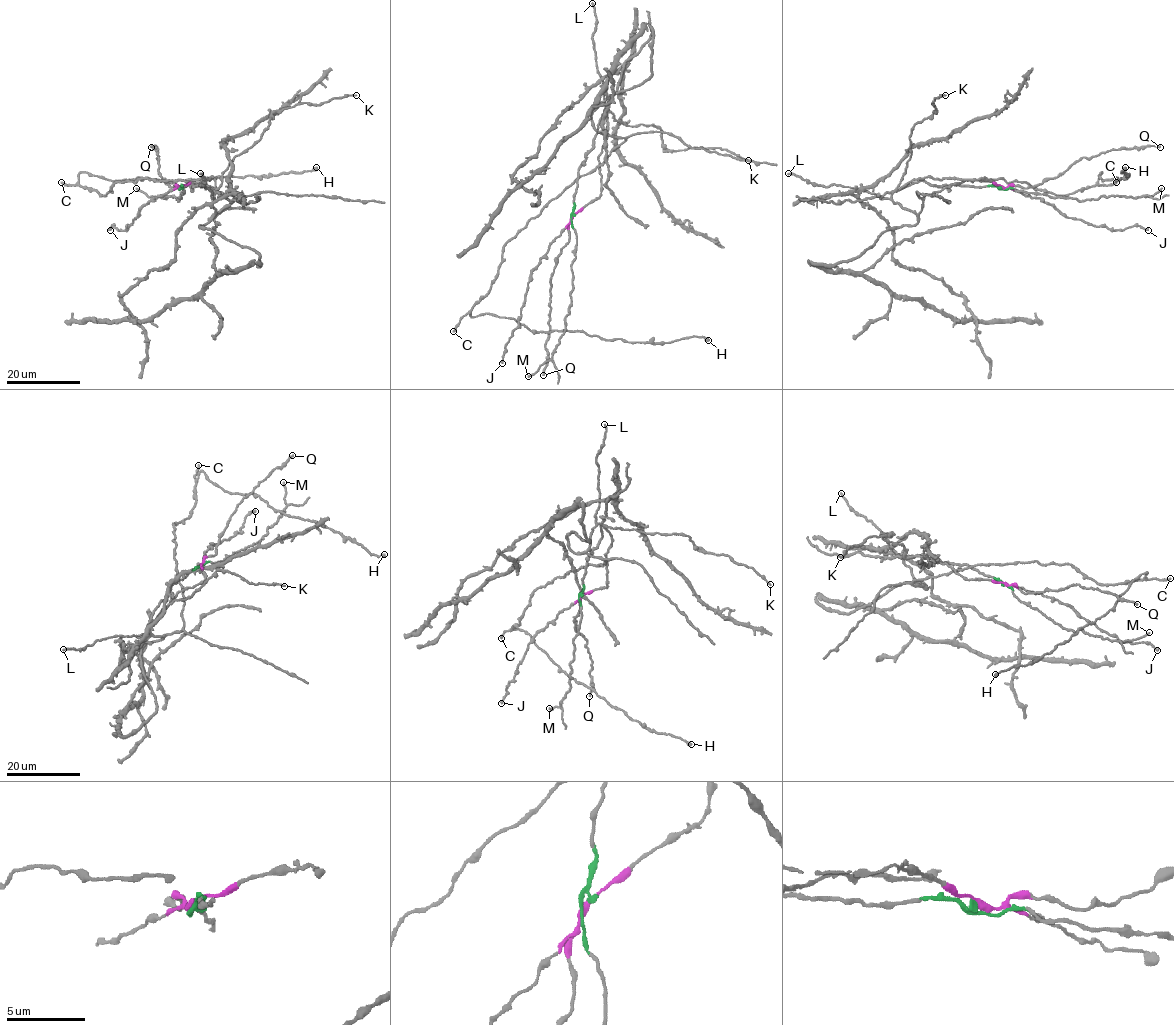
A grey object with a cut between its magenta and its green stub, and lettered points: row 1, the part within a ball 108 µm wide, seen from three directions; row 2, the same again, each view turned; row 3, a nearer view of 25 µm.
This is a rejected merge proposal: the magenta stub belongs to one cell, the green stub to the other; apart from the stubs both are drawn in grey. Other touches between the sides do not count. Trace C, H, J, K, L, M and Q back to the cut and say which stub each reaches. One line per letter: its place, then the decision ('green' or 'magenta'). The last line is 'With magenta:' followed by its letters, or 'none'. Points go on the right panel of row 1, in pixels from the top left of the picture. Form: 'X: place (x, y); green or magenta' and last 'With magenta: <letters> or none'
C: place (1116, 182); magenta
H: place (1125, 167); magenta
J: place (1148, 230); magenta
K: place (945, 95); magenta
L: place (788, 173); magenta
M: place (1161, 188); green
Q: place (1160, 147); magenta
With magenta: C, H, J, K, L, Q

